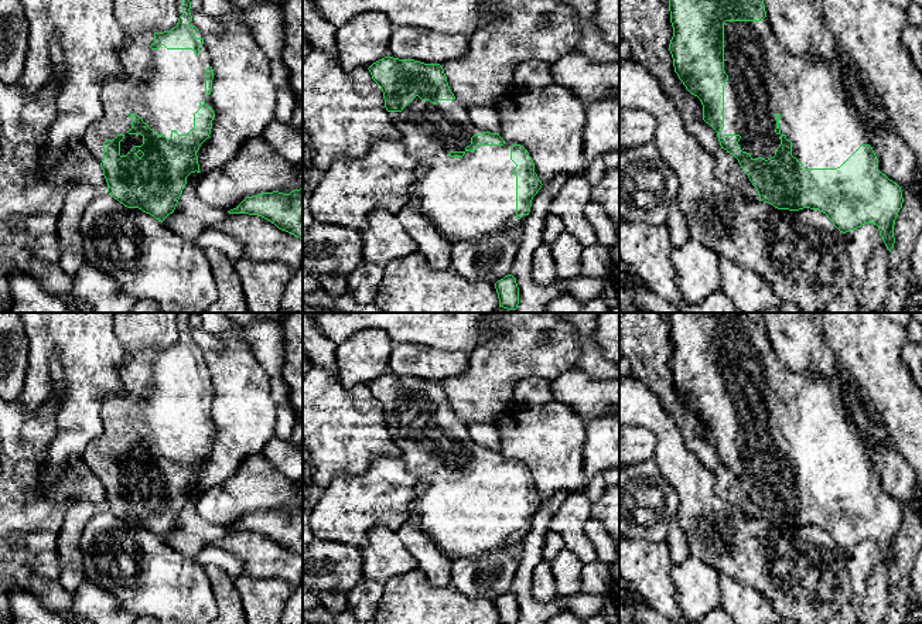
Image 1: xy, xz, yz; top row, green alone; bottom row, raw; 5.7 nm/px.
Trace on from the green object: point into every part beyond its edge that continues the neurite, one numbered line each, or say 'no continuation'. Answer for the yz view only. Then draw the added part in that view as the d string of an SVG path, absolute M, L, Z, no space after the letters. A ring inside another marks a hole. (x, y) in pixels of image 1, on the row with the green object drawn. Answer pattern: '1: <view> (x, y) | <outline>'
1: yz (816, 115) | M768 17L762 21L724 23L724 71L728 81L724 85L724 127L720 137L740 134L741 150L752 158L774 157L782 134L792 141L792 156L805 168L837 168L861 144L870 144L864 122L847 96L841 72L820 57L789 54L779 44Z

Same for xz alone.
1: xz (467, 198) | M416 96L402 112L387 112L387 116L404 149L419 161L417 177L409 188L409 204L424 214L447 241L478 241L523 225L527 215L516 218L512 143L478 146L475 151L467 151L471 137L484 130L471 123L464 103L455 98L433 105Z

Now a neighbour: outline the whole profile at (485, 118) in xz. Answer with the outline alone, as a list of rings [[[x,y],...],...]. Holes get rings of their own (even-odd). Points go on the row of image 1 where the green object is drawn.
[[[471,106],[468,108],[468,116],[471,123],[484,132],[501,132],[501,122],[495,106]]]

